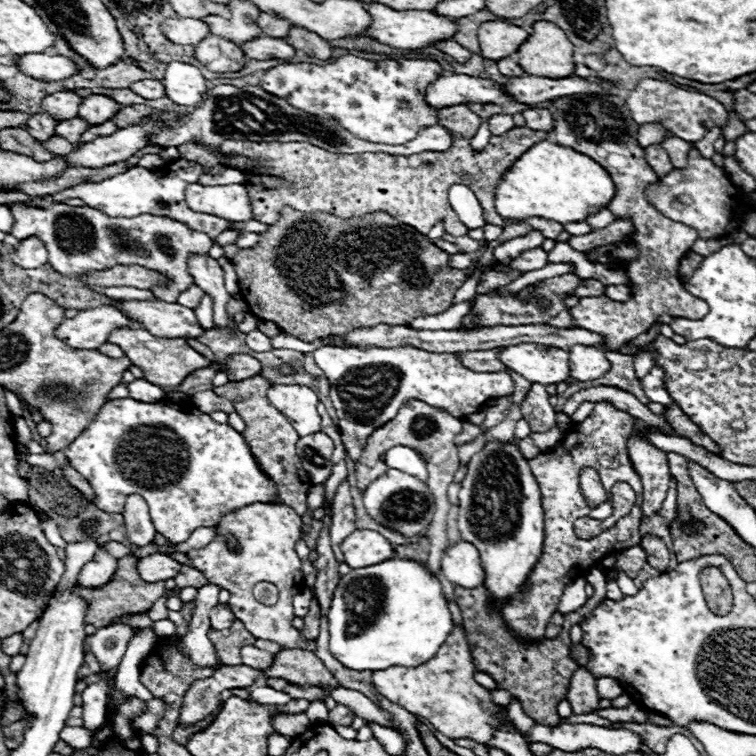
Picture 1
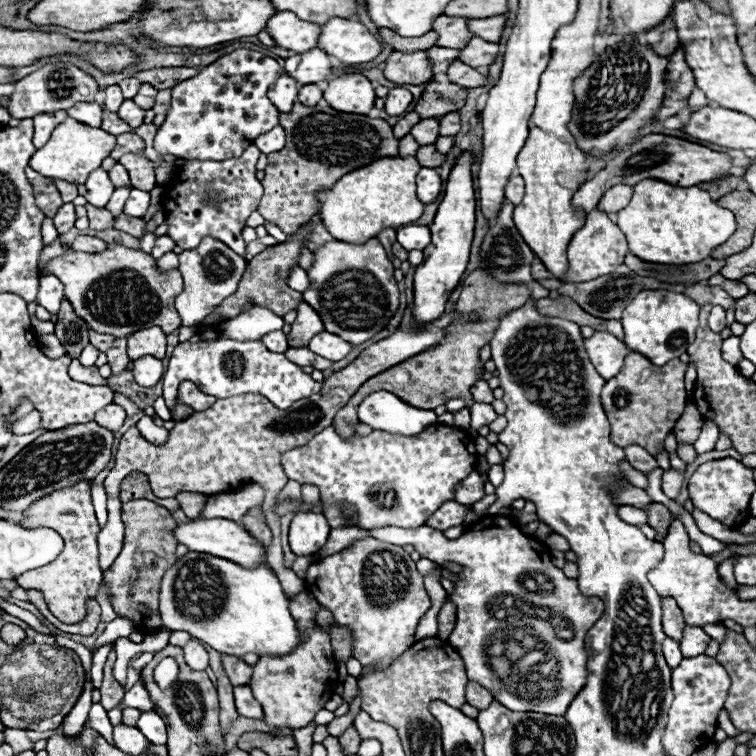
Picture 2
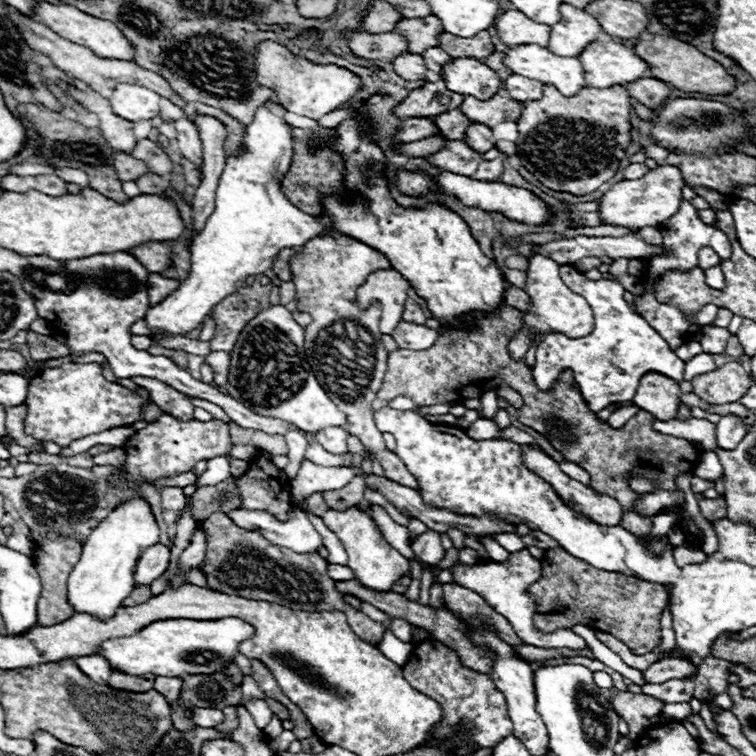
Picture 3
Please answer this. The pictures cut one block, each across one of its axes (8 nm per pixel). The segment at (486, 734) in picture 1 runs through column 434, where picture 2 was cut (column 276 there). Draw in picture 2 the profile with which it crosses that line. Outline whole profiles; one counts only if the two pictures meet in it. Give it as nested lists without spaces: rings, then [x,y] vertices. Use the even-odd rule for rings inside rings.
[[[302,590],[300,594],[290,598],[290,612],[302,634],[302,642],[286,656],[262,656],[254,666],[250,688],[254,692],[254,698],[264,708],[264,720],[268,726],[304,728],[306,724],[310,724],[314,720],[316,712],[320,712],[334,694],[338,666],[332,656],[328,632],[320,630],[314,622],[318,606],[320,604],[306,590]]]

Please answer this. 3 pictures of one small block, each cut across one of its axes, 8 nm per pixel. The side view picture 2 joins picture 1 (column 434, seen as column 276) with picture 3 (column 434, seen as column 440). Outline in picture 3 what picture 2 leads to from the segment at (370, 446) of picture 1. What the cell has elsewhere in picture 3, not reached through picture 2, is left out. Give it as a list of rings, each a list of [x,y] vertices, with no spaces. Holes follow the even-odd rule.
[[[400,320],[396,330],[392,332],[392,338],[396,340],[398,348],[404,348],[404,350],[428,350],[434,344],[434,340],[438,338],[438,332],[424,326],[424,324],[414,324],[414,322]]]

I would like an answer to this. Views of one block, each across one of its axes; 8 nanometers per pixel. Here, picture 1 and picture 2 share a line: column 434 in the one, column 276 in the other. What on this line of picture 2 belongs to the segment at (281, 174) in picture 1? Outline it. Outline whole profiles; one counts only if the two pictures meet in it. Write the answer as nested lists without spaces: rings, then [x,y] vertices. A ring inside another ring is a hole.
[[[324,100],[316,106],[296,102],[290,112],[280,112],[278,118],[286,130],[286,146],[280,152],[268,154],[266,178],[262,180],[264,196],[258,212],[286,234],[298,232],[318,212],[316,194],[320,188],[330,188],[344,174],[362,168],[370,160],[398,154],[398,138],[394,138],[392,126],[386,120],[348,116],[328,108]]]

